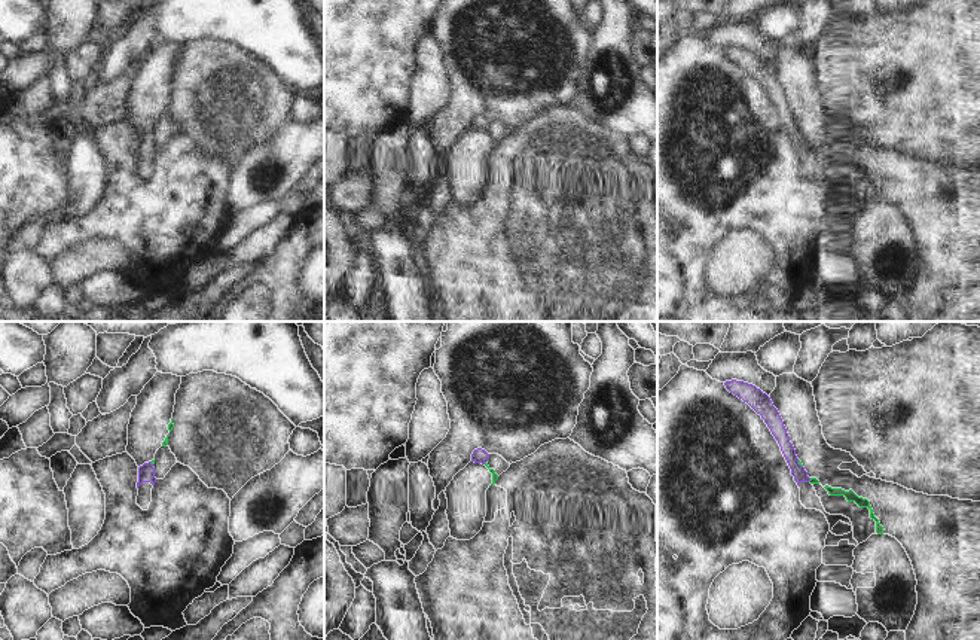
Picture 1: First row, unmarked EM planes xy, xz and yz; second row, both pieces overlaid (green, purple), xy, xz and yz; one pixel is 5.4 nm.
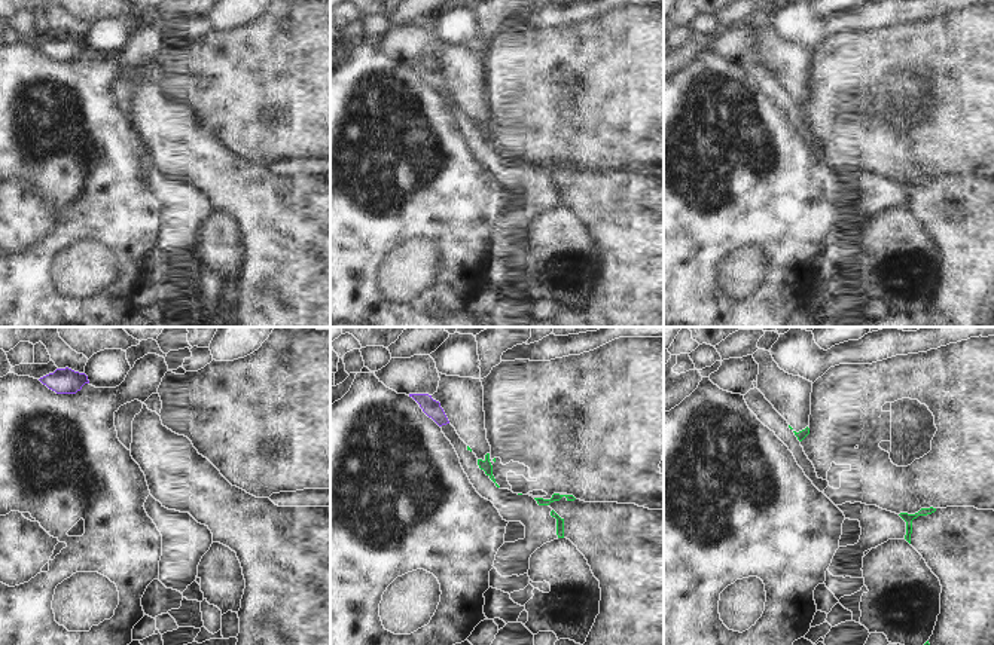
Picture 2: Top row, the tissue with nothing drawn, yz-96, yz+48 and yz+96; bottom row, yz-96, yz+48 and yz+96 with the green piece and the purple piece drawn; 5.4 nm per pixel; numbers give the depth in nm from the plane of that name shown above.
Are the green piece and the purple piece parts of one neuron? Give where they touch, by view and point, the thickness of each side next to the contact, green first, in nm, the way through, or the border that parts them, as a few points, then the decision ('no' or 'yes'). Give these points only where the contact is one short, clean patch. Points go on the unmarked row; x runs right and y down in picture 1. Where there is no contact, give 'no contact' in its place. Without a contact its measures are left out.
meets green in yz at (799, 130); 20 nm thick on the green side, 80 nm on the other; border along yz (797, 127), (802, 133); no

